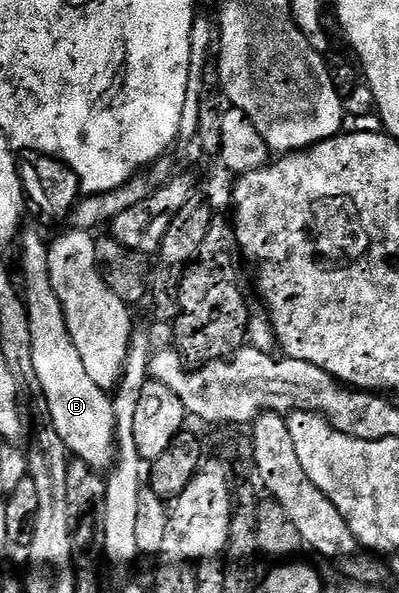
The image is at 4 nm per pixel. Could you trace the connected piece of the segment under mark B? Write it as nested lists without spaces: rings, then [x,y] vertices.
[[[25,230],[18,240],[19,247],[18,263],[24,272],[22,291],[28,304],[30,341],[34,344],[34,373],[38,373],[42,393],[46,393],[54,429],[58,429],[58,437],[62,437],[75,458],[97,469],[111,468],[116,462],[118,450],[112,395],[94,385],[92,378],[86,374],[86,365],[82,365],[78,345],[74,345],[66,325],[62,301],[58,301],[58,293],[54,293],[54,285],[50,281],[49,244],[46,239],[44,243],[42,236]]]

